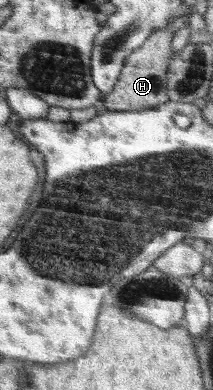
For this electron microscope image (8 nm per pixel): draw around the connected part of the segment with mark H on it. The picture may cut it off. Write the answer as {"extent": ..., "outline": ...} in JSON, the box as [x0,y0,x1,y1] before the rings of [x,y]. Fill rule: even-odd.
{"extent":[103,16,189,112],"outline":[[[179,16],[169,27],[156,29],[156,34],[152,33],[152,38],[148,37],[140,50],[136,49],[136,54],[132,53],[132,58],[128,59],[128,66],[124,66],[124,74],[120,73],[120,82],[116,81],[116,90],[111,90],[112,94],[105,93],[103,106],[104,110],[110,112],[130,112],[132,110],[150,110],[168,102],[166,94],[166,70],[170,56],[170,42],[174,38],[174,32],[189,26],[188,16]]]}

